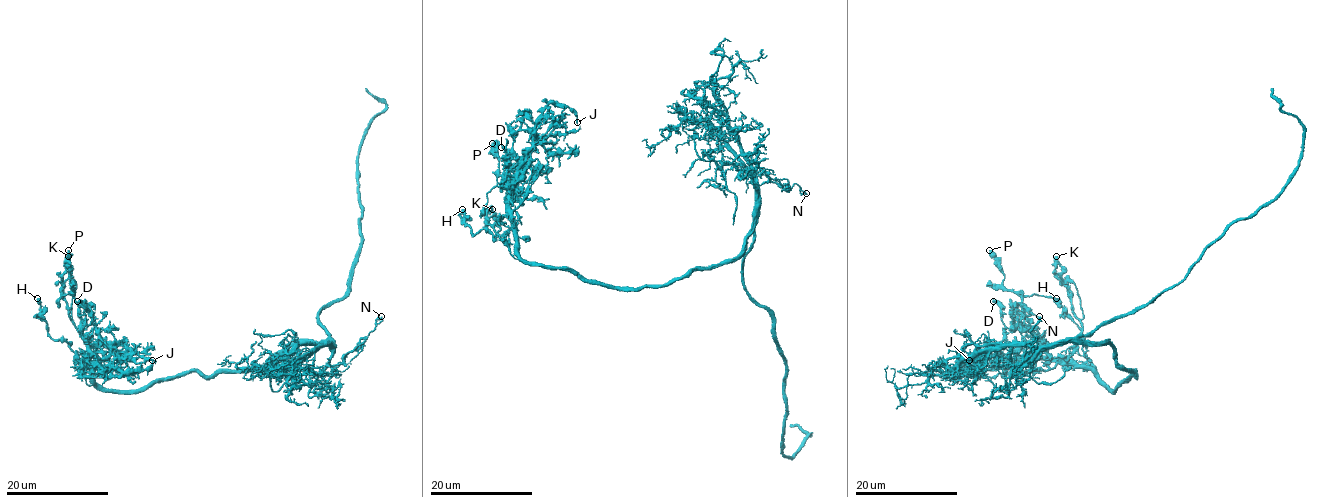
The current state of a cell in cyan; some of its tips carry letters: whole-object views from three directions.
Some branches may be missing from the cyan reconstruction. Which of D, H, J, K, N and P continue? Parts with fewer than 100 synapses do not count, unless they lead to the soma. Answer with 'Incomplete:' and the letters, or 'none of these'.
Incomplete: none of these

